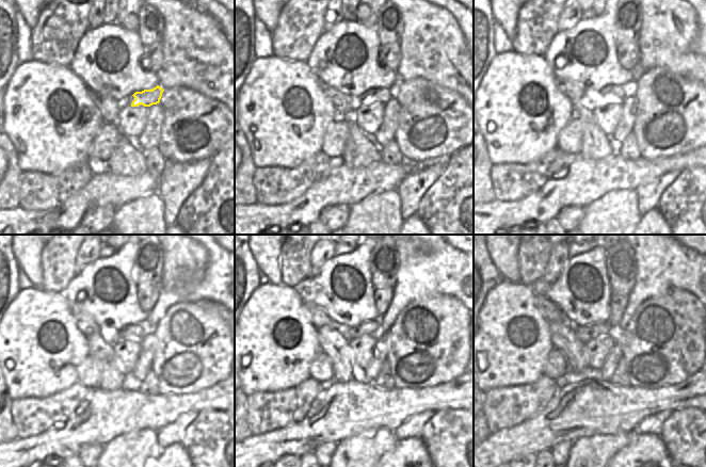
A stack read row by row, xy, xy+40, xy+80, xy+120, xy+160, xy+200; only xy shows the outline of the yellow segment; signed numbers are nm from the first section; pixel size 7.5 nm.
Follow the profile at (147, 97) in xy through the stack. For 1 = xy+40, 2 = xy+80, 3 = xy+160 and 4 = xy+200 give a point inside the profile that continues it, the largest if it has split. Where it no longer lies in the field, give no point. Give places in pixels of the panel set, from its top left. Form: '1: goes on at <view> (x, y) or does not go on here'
1: goes on at xy+40 (383, 96)
2: goes on at xy+80 (616, 93)
3: goes on at xy+160 (373, 328)
4: goes on at xy+200 (587, 333)

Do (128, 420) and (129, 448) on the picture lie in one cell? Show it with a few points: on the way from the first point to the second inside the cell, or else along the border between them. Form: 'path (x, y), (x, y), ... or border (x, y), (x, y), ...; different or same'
border (153, 429), (133, 429), (118, 434), (106, 444); different

